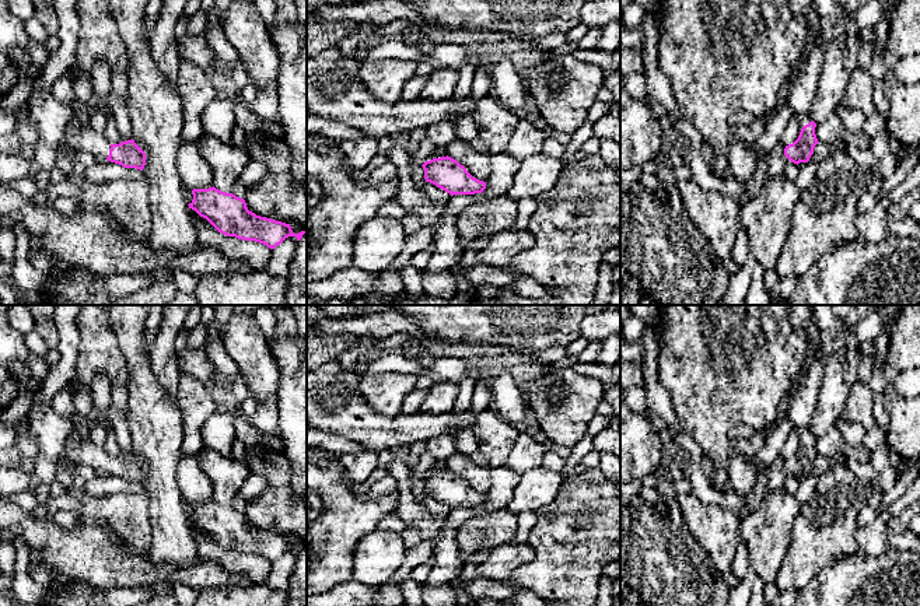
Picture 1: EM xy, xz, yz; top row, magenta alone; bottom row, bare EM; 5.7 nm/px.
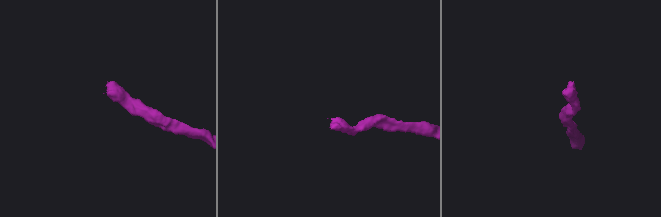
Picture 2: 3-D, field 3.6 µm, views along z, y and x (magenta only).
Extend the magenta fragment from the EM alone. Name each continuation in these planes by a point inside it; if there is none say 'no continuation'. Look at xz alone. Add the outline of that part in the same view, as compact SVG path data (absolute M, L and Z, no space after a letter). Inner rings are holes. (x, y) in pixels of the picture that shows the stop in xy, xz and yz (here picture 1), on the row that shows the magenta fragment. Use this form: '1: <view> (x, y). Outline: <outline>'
no continuation

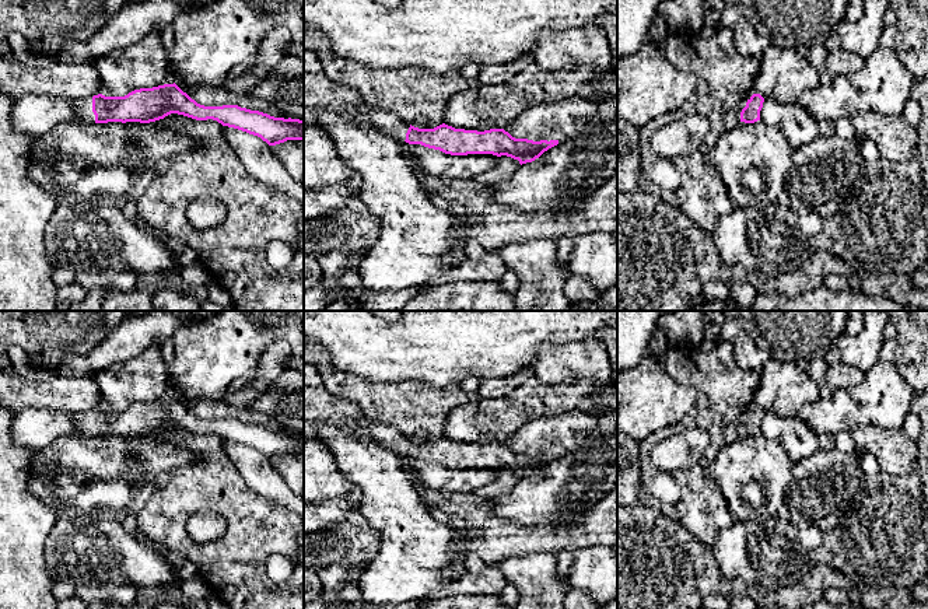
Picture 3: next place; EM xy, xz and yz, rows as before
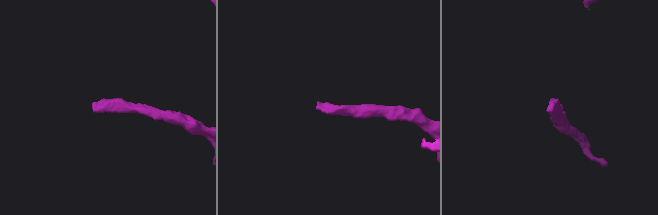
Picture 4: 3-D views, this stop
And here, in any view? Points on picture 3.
1: xy (83, 108). Outline: M92 97L73 99L73 109L77 119L95 123L95 115L92 112Z

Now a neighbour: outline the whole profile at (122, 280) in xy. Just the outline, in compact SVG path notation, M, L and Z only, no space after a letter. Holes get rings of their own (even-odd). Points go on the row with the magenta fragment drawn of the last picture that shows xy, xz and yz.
M101 270L95 274L80 272L76 283L90 290L94 287L116 288L120 291L130 291L143 284L141 276L126 270Z

